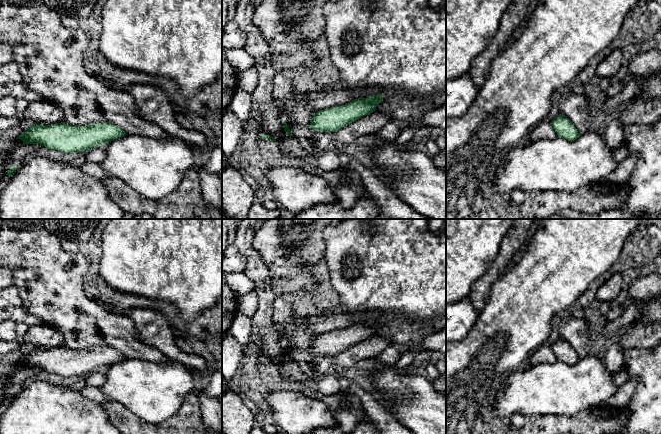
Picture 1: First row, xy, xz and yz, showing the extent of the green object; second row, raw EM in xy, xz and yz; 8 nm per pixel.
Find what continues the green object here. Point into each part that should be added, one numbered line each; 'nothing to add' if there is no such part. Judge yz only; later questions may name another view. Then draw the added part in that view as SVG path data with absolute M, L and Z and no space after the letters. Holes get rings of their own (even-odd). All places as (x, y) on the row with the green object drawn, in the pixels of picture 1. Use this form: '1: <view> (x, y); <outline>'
1: yz (544, 130); M542 121L534 127L528 134L528 141L537 141L543 139L555 139L557 133L555 132L551 122Z

